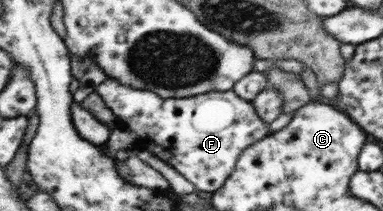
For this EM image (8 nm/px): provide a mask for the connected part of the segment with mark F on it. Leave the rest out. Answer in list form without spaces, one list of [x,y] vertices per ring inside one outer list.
[[[108,78],[105,82],[102,82],[101,85],[97,86],[95,92],[99,97],[102,98],[104,104],[110,111],[113,111],[113,114],[118,118],[117,125],[111,127],[113,130],[115,127],[124,127],[131,132],[136,133],[136,143],[131,146],[131,149],[137,150],[146,150],[151,154],[154,154],[157,159],[163,160],[169,166],[172,166],[179,174],[182,174],[189,182],[192,182],[196,186],[196,190],[203,190],[205,192],[216,192],[220,186],[223,186],[223,183],[227,180],[227,177],[232,173],[232,170],[236,167],[237,159],[239,155],[244,152],[244,150],[251,146],[254,142],[265,138],[268,134],[268,122],[261,120],[261,117],[257,114],[255,107],[252,105],[252,101],[243,100],[241,97],[237,96],[233,90],[226,92],[214,92],[207,94],[199,94],[198,96],[193,96],[193,98],[167,98],[167,100],[161,100],[157,94],[154,94],[150,91],[145,90],[135,90],[131,86],[123,86],[118,80]]]

